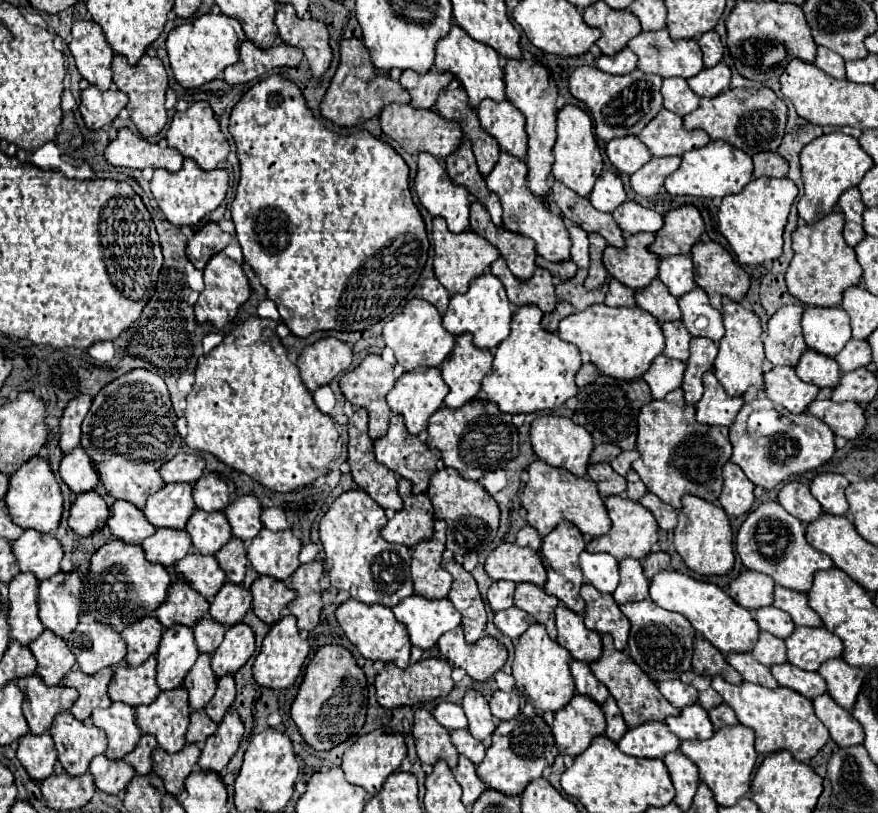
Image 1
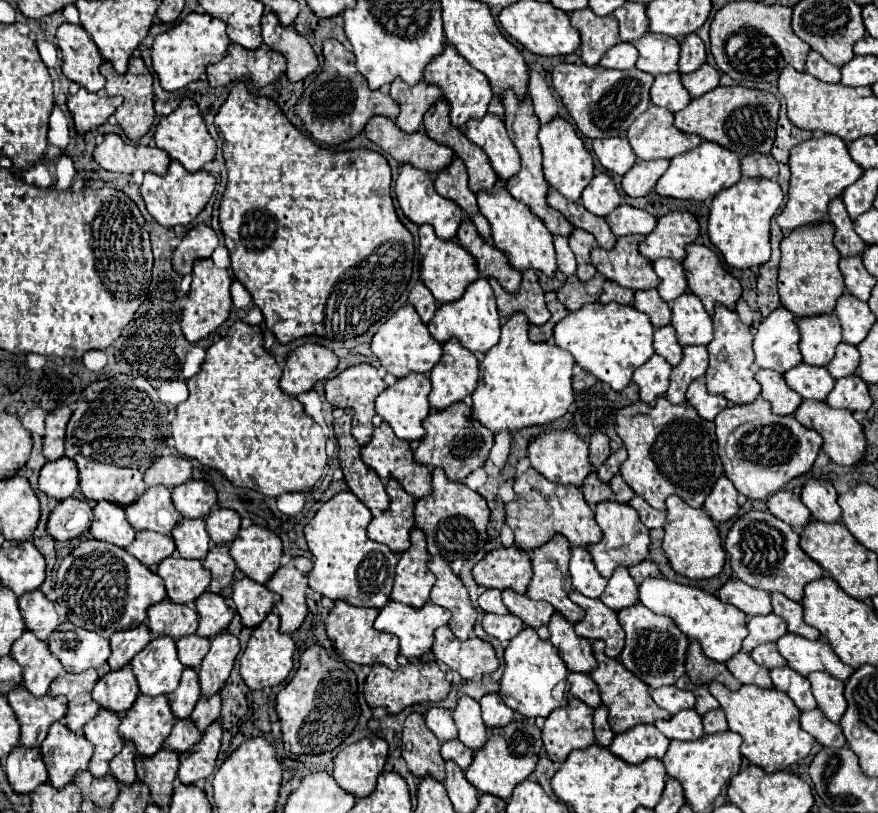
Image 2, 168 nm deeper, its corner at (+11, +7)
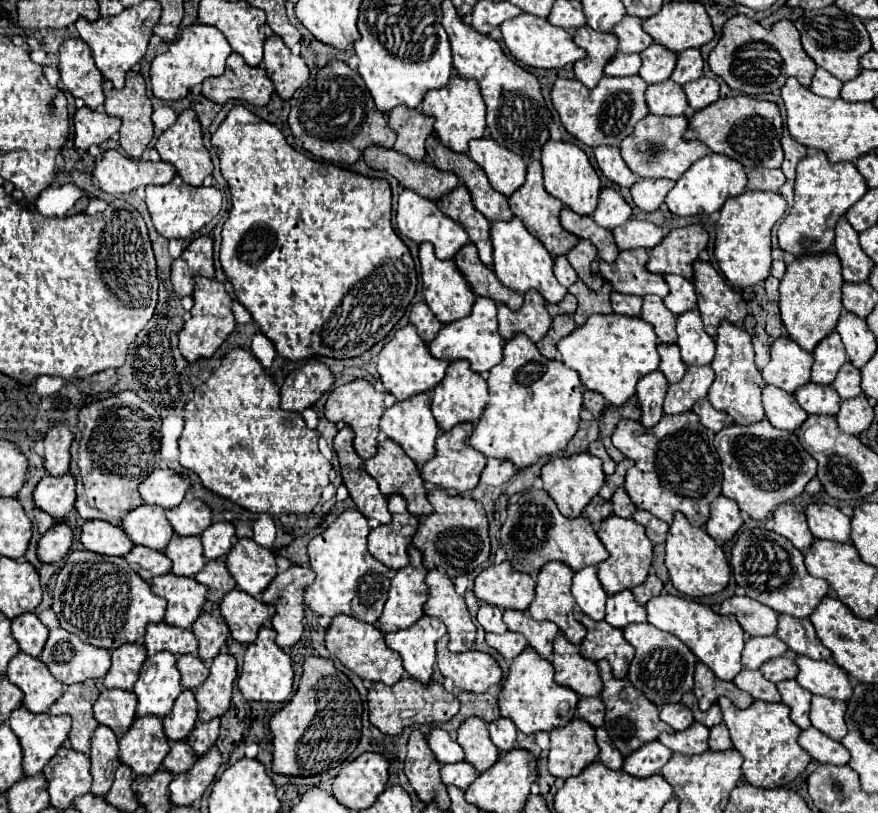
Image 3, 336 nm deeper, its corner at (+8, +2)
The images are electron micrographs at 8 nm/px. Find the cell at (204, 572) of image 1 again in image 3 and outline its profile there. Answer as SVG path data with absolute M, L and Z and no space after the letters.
M172 573L154 577L152 579L152 593L158 597L164 597L168 601L166 605L166 617L164 621L174 627L190 629L192 623L198 619L202 605L206 601L206 587L200 585L196 579L184 579L176 577Z

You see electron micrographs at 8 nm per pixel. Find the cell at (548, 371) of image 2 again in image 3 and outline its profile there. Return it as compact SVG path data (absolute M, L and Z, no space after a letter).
M516 335L504 345L504 359L490 369L488 391L490 391L488 407L484 409L484 415L474 427L470 445L480 453L484 453L486 457L512 461L516 471L524 471L542 457L560 455L578 431L582 409L582 383L578 373L560 361L544 359L538 353L536 345L526 335Z

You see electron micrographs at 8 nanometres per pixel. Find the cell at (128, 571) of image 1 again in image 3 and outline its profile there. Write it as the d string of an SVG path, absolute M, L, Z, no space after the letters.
M74 551L66 557L54 585L52 609L60 625L100 649L114 651L124 643L140 643L146 625L164 619L164 599L156 597L150 585L136 575L122 557Z

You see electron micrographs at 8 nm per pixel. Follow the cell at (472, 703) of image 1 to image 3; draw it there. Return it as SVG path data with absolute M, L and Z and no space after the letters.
M470 717L460 725L456 741L464 749L464 761L468 761L478 773L488 771L500 757L500 751L490 741L486 723L478 717Z

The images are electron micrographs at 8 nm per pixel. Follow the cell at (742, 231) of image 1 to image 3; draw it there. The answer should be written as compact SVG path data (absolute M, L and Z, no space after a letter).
M744 191L724 203L720 211L720 221L716 223L716 247L714 255L722 275L730 285L738 289L752 287L764 281L770 273L770 229L784 215L786 199L780 193L770 191Z

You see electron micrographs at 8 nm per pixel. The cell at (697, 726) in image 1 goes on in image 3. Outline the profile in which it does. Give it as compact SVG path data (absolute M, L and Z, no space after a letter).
M692 723L688 729L678 731L678 733L672 733L672 735L662 733L658 741L674 753L698 755L698 753L708 751L708 729L700 723Z

